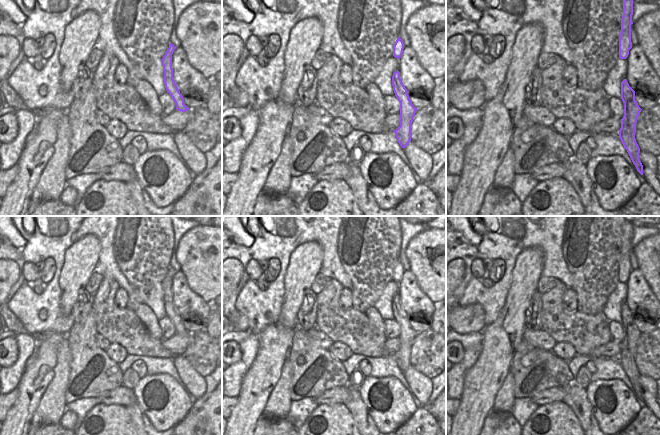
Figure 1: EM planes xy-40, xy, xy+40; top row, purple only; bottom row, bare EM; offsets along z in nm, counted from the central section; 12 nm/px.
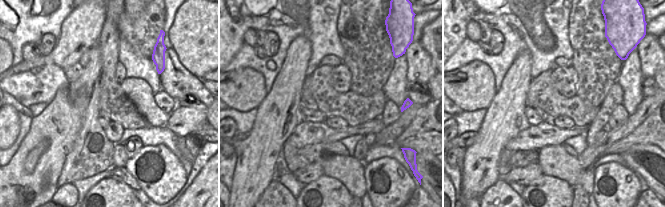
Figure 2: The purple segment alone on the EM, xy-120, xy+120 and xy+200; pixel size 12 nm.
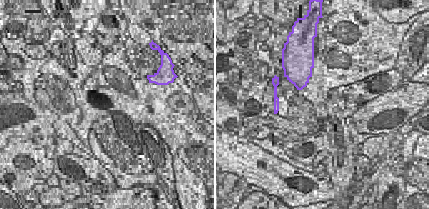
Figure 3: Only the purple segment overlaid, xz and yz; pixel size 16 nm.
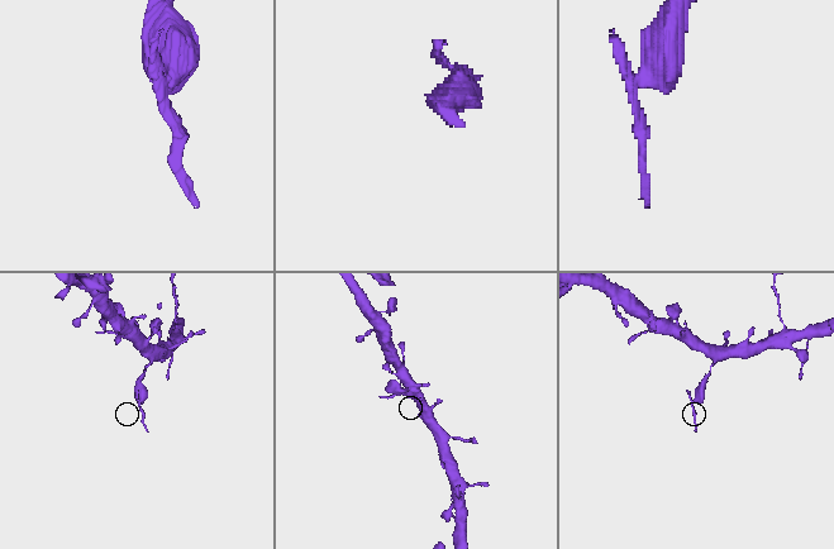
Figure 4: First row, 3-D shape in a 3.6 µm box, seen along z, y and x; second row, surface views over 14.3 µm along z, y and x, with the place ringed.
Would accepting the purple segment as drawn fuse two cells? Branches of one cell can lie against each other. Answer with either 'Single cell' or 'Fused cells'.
Fused cells.

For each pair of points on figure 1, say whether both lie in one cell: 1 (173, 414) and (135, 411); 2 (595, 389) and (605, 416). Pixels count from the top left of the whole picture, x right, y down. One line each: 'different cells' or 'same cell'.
1: different cells
2: same cell

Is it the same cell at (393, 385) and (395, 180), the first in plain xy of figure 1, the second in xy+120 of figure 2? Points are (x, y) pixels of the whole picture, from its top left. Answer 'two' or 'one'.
one

